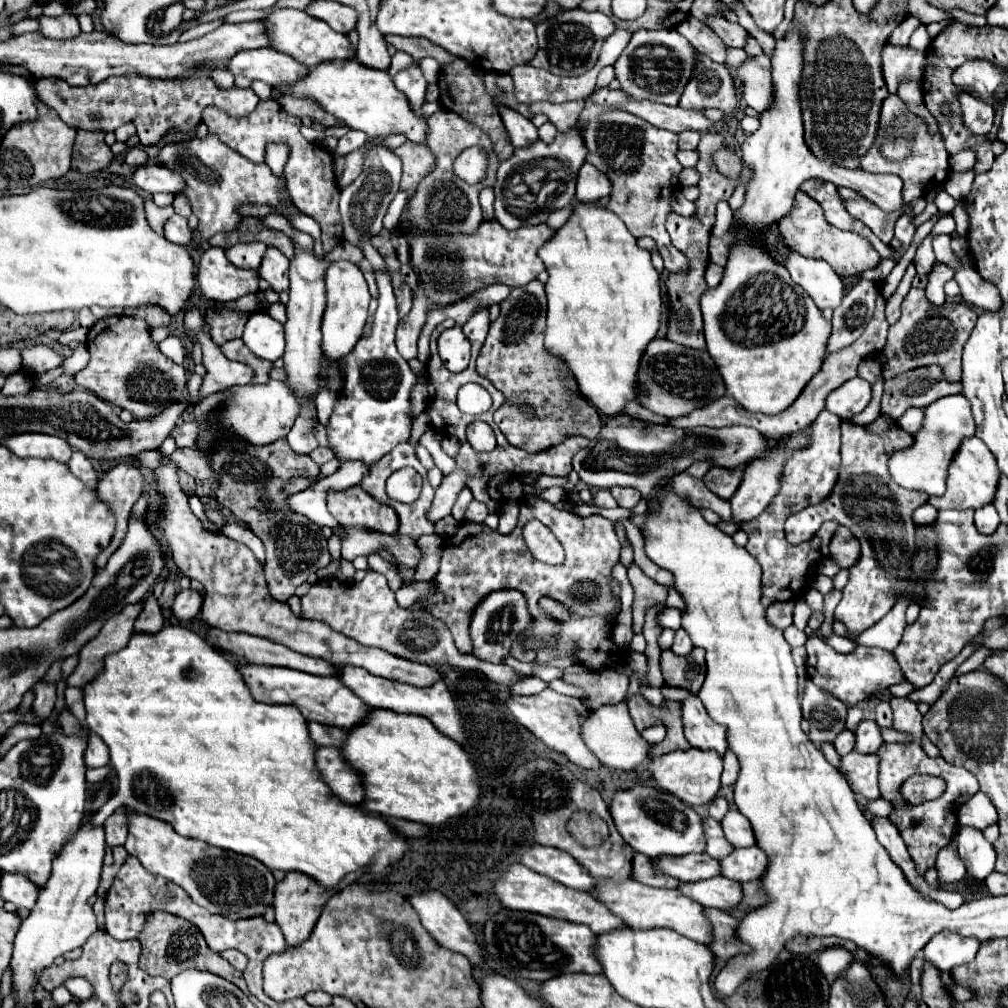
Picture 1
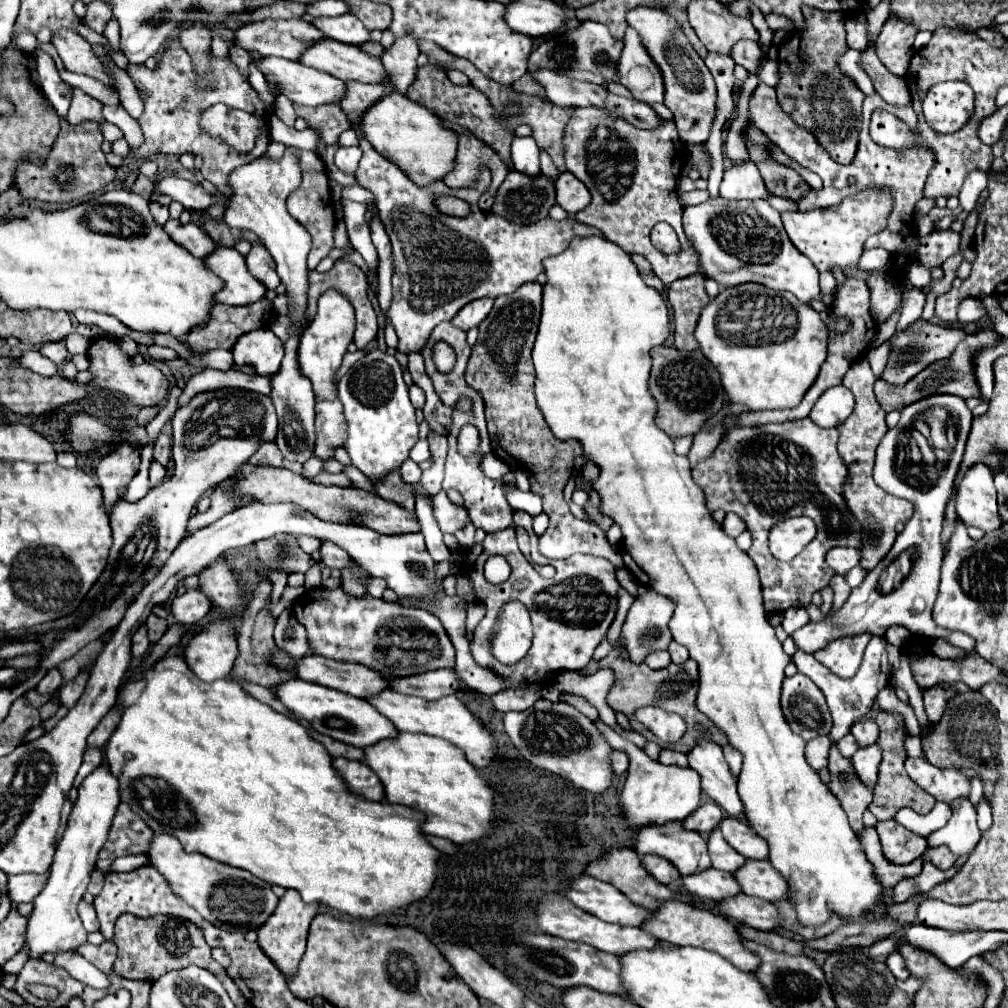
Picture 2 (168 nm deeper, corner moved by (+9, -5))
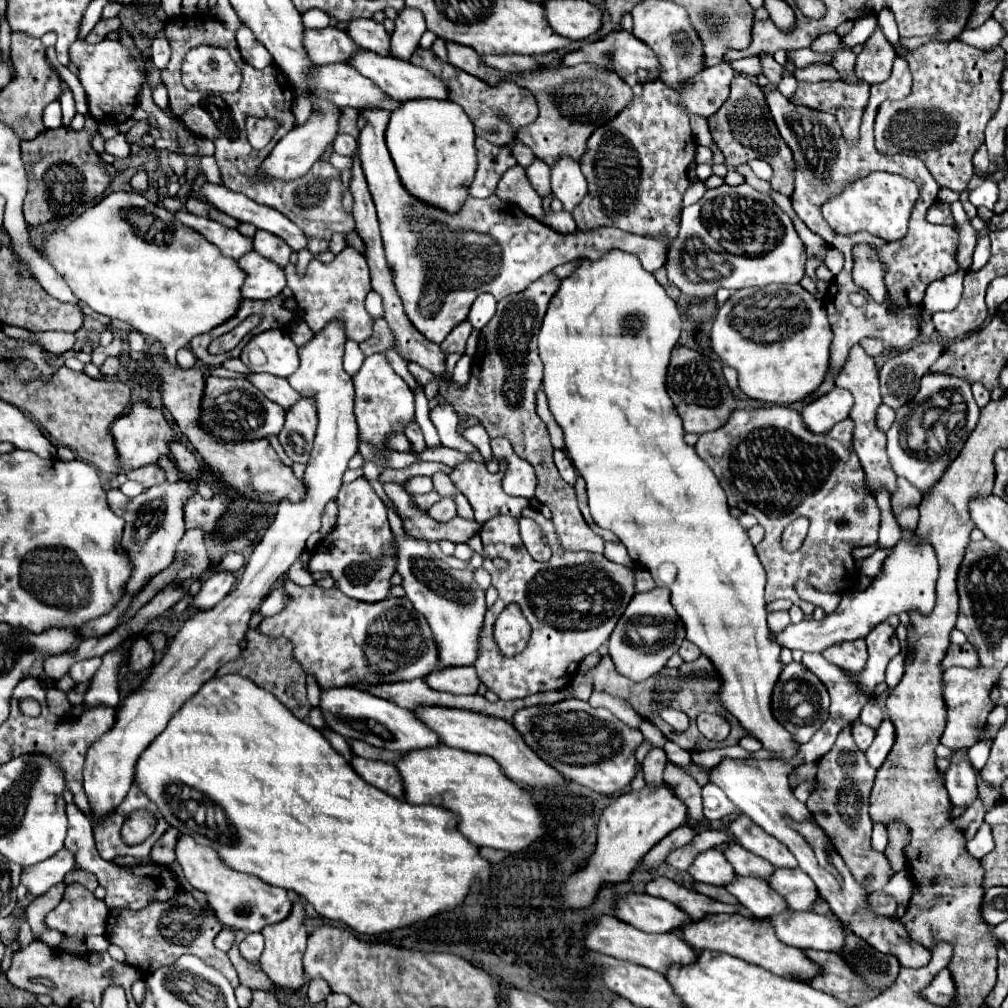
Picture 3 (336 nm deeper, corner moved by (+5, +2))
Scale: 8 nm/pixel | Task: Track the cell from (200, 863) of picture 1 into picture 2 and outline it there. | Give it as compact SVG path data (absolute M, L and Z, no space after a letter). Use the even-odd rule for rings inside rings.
M156 834L154 840L150 840L146 856L148 864L158 868L158 872L166 878L176 896L188 902L196 912L200 912L200 916L204 916L214 926L220 926L230 932L246 932L252 928L260 928L276 908L278 896L272 892L270 884L258 880L254 874L242 868L210 860L196 852L186 854L182 844L174 836Z

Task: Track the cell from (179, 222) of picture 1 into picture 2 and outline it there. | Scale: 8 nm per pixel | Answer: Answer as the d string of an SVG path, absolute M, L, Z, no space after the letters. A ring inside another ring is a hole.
M168 220L164 224L164 230L176 244L186 248L196 258L206 258L210 252L218 248L216 242L194 222L180 224L178 220Z

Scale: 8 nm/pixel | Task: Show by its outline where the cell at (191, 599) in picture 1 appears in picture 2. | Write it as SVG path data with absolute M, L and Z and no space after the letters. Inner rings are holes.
M188 590L172 600L170 612L180 624L192 626L204 620L204 616L210 612L210 602L200 590Z

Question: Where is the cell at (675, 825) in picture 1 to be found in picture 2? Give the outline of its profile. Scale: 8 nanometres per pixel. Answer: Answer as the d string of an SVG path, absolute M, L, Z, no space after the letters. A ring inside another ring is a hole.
M670 822L670 824L650 824L650 826L642 826L636 830L636 848L634 848L640 856L642 854L654 854L654 856L662 856L666 860L670 860L678 872L682 876L688 874L696 874L702 872L706 868L710 868L710 858L708 858L708 850L706 850L706 842L698 832L686 830L682 826L682 822Z

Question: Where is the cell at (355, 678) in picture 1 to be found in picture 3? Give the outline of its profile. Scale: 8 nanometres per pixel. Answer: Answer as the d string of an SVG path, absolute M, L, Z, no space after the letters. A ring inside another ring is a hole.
M422 707L416 709L416 715L422 721L426 721L426 725L434 729L442 739L442 743L446 743L448 747L494 757L502 765L504 773L516 783L524 783L534 789L552 789L552 787L568 785L566 777L562 777L556 769L552 769L552 765L548 765L538 755L534 755L534 751L526 745L526 741L522 741L522 735L508 721L486 717L482 713L472 713L462 709L442 709L442 707Z

